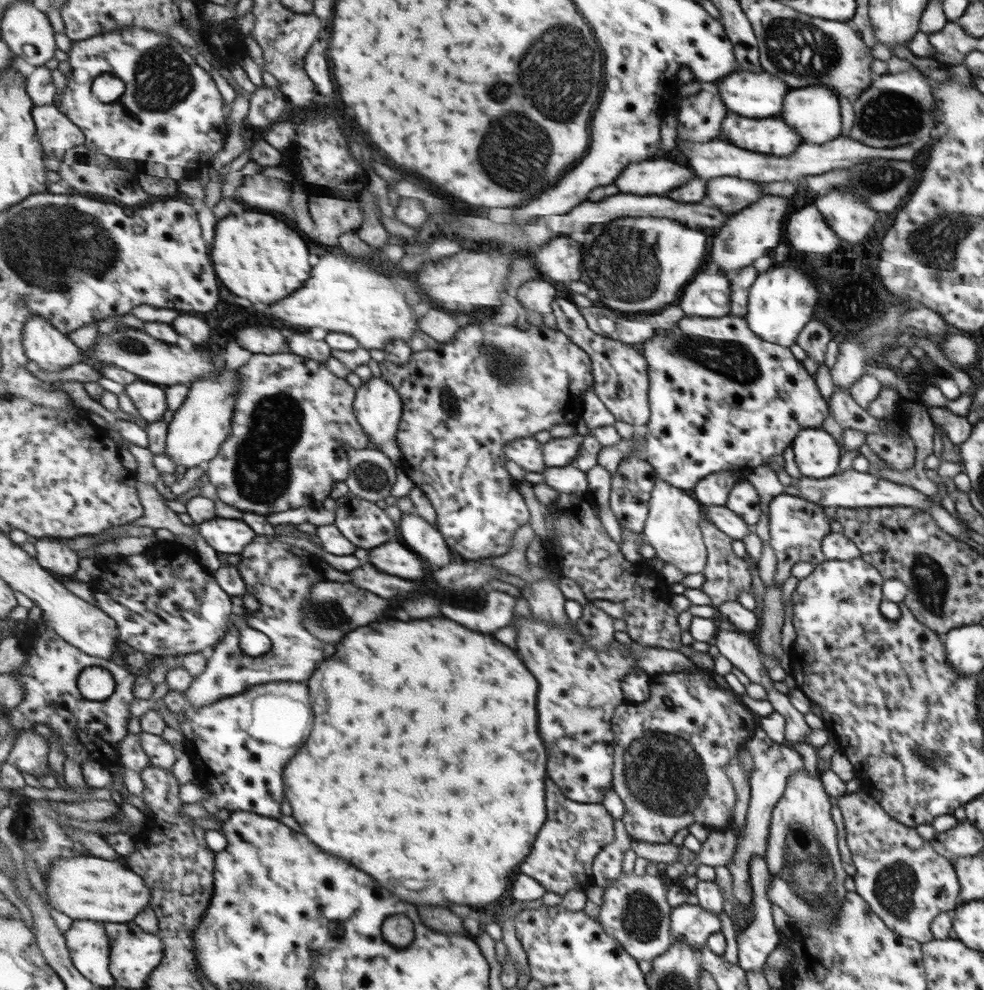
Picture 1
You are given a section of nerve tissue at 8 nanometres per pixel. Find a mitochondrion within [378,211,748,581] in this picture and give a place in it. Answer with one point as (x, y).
(630, 251)

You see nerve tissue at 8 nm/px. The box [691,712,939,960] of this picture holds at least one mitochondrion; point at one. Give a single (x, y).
(818, 884)

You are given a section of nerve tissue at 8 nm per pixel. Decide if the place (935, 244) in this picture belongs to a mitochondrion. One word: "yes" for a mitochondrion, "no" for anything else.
yes

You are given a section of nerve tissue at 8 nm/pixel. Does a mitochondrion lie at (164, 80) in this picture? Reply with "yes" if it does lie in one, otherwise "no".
yes

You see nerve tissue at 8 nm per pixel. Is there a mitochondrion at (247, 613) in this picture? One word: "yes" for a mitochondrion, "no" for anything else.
no

